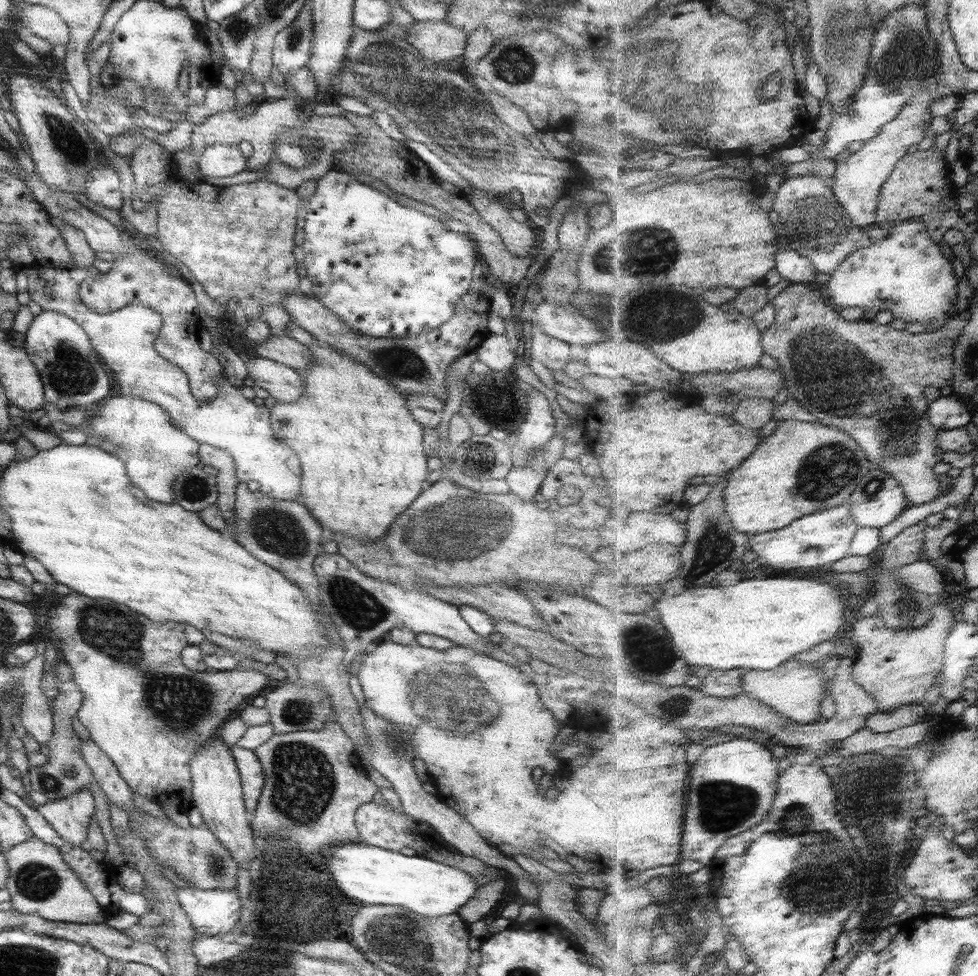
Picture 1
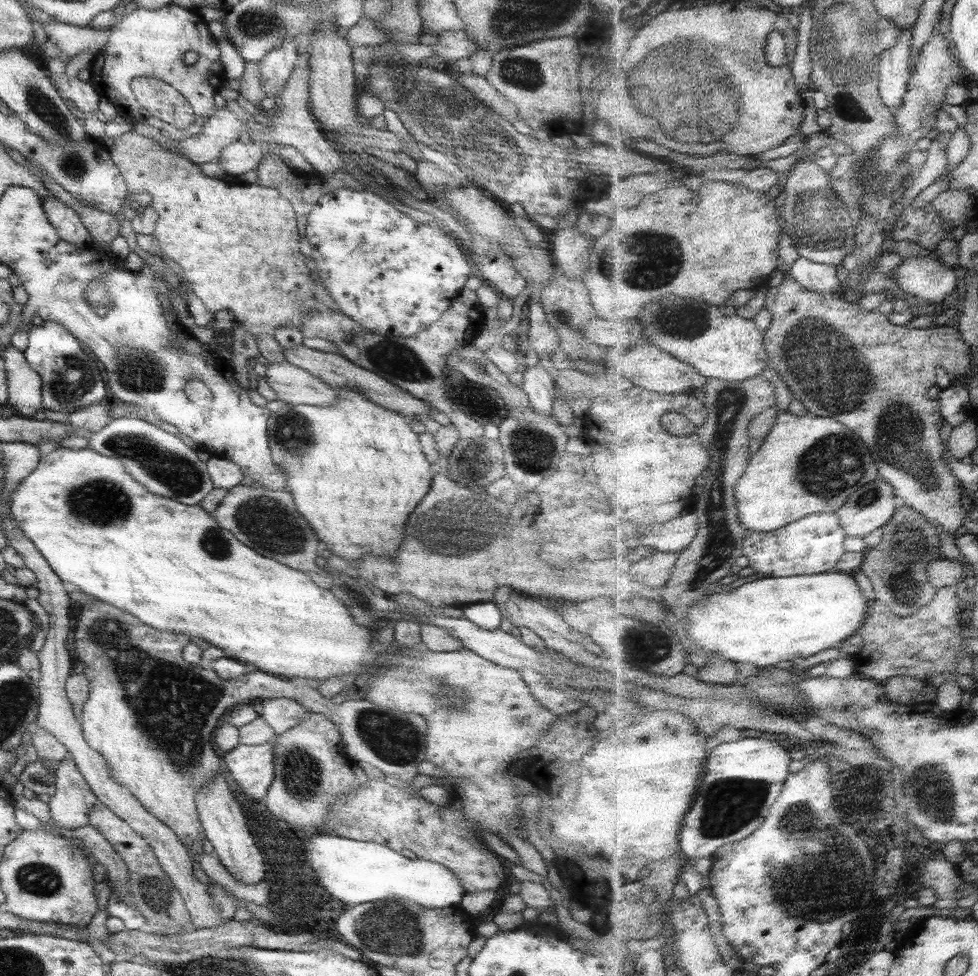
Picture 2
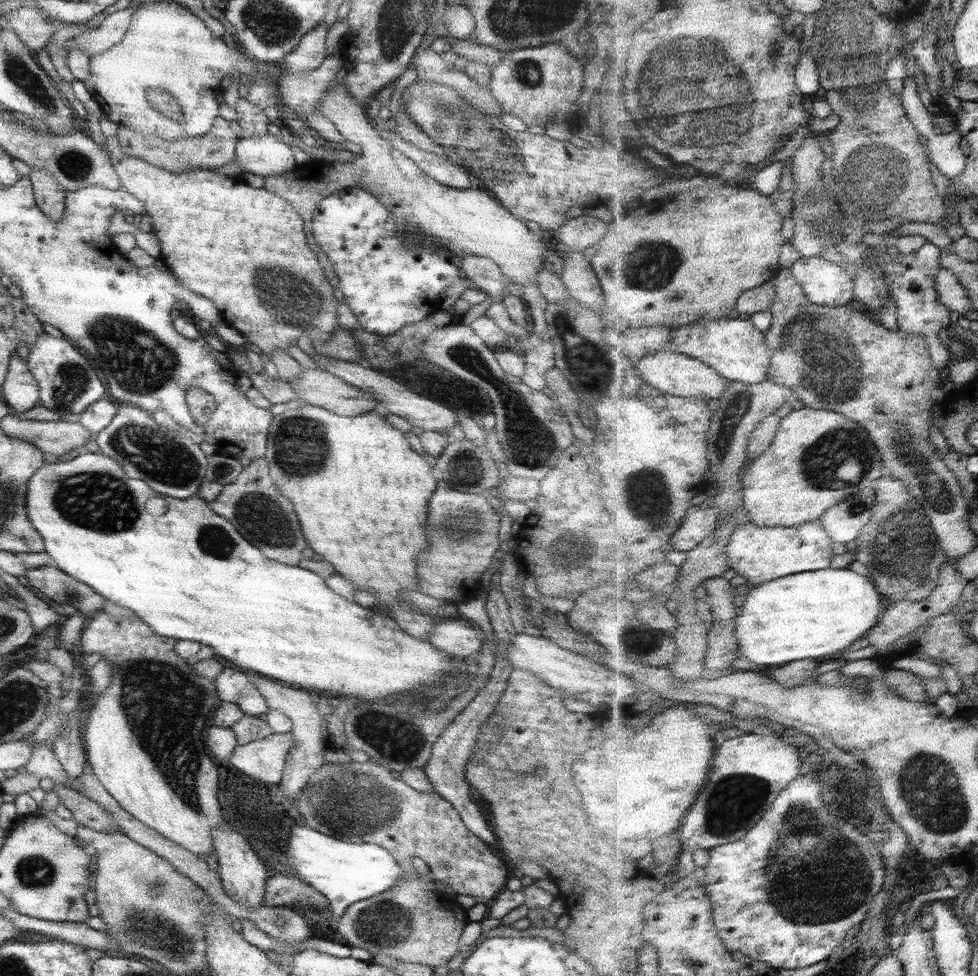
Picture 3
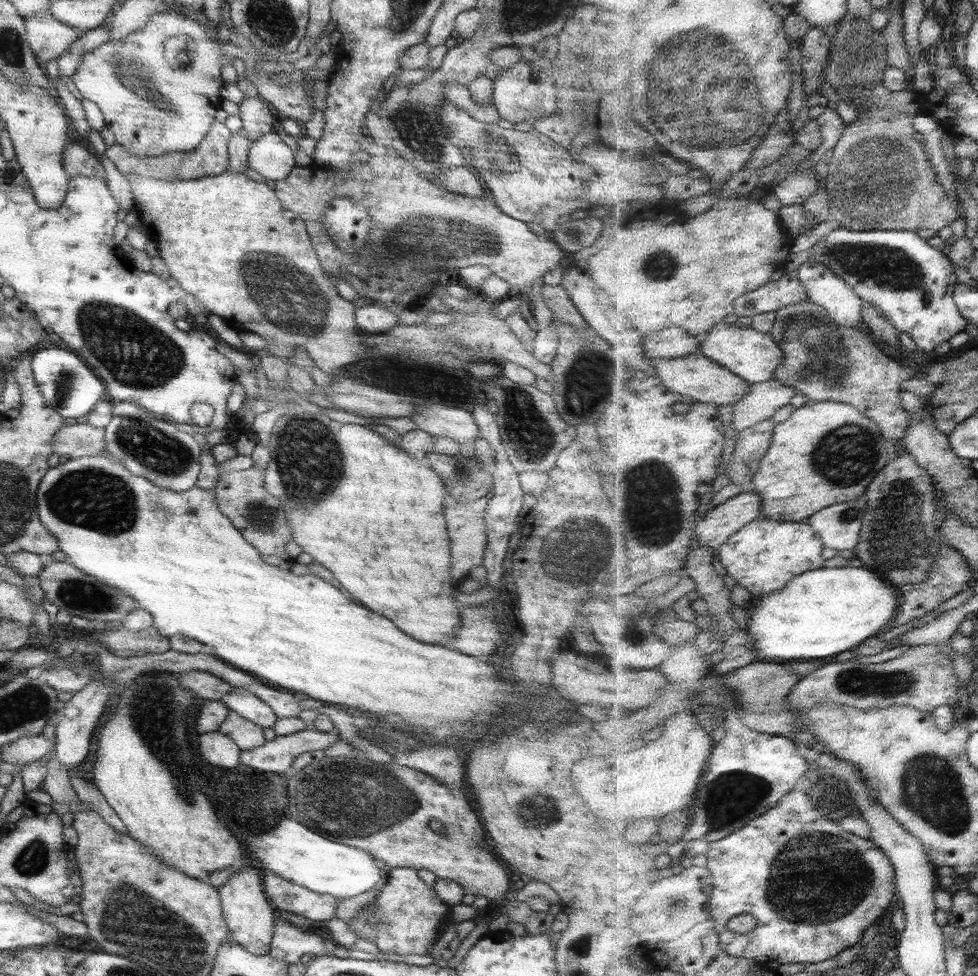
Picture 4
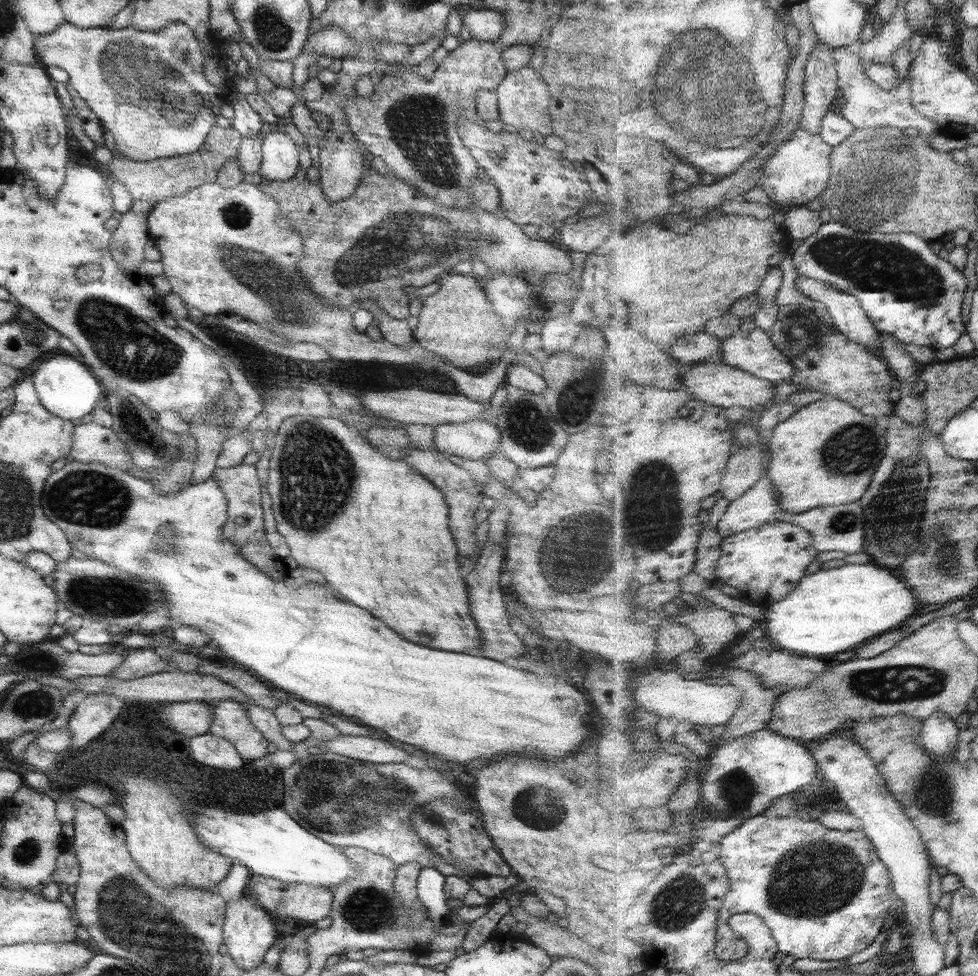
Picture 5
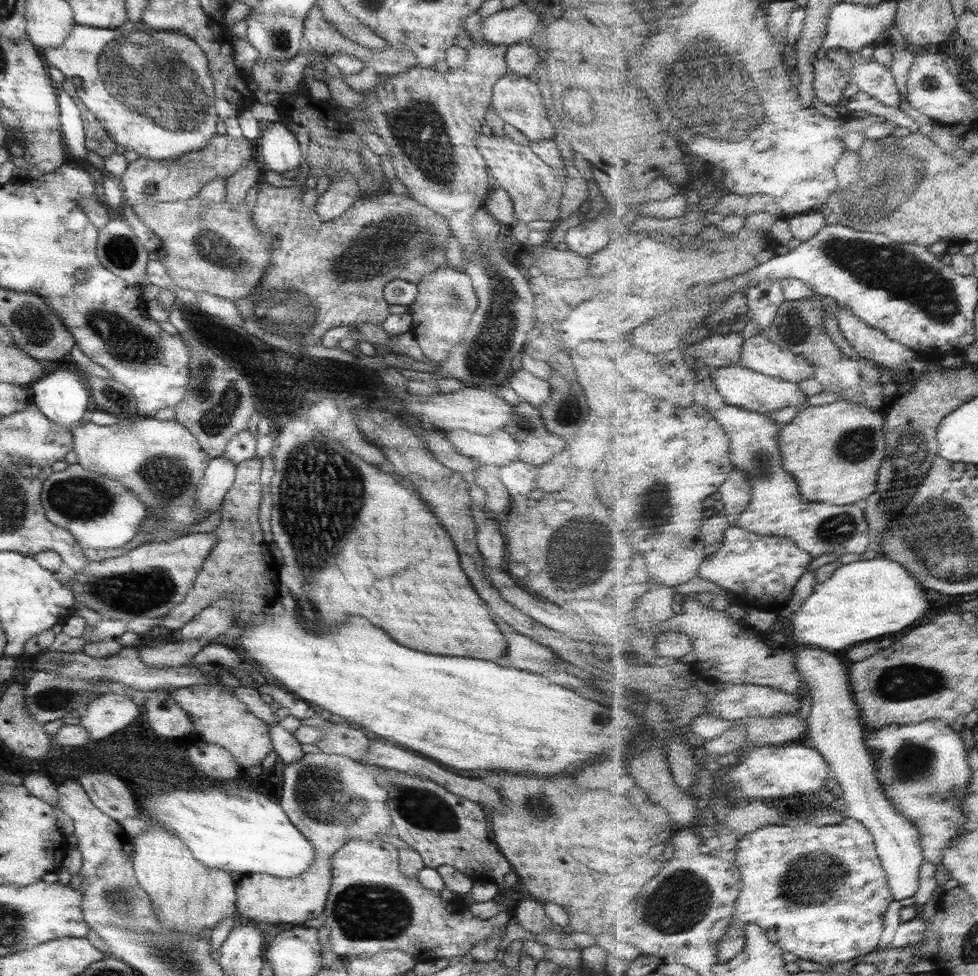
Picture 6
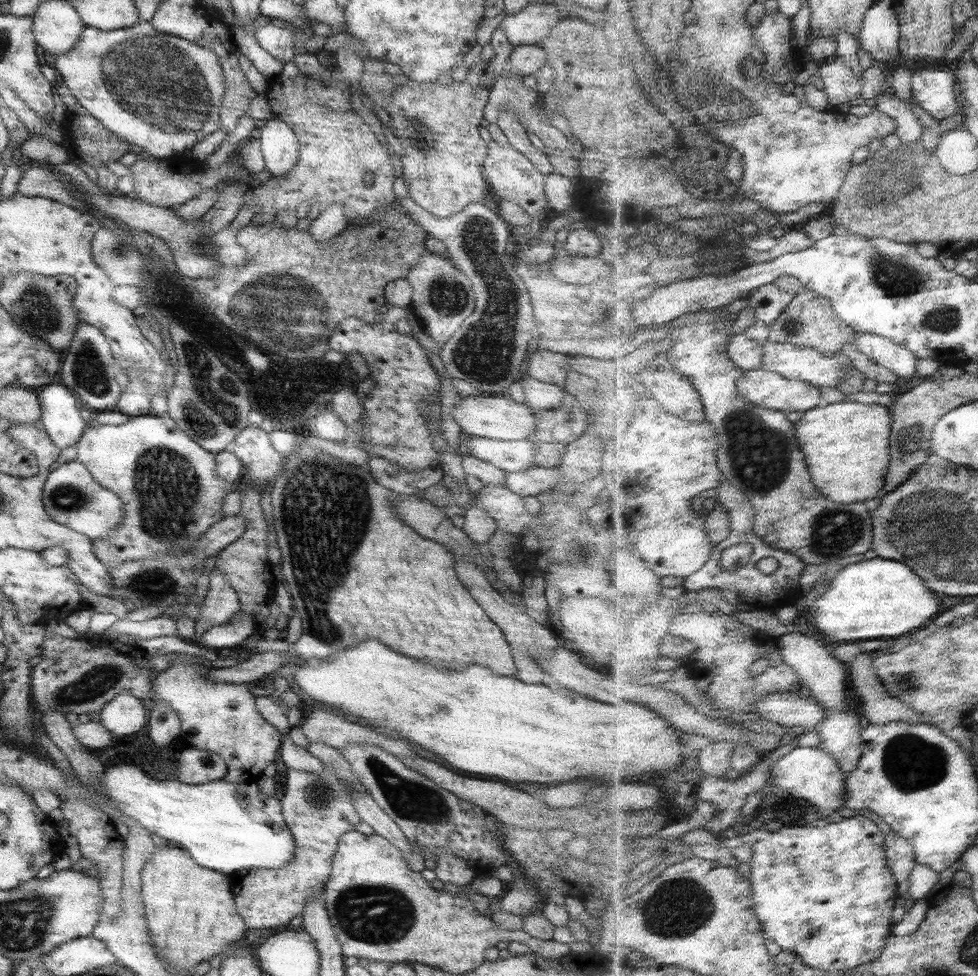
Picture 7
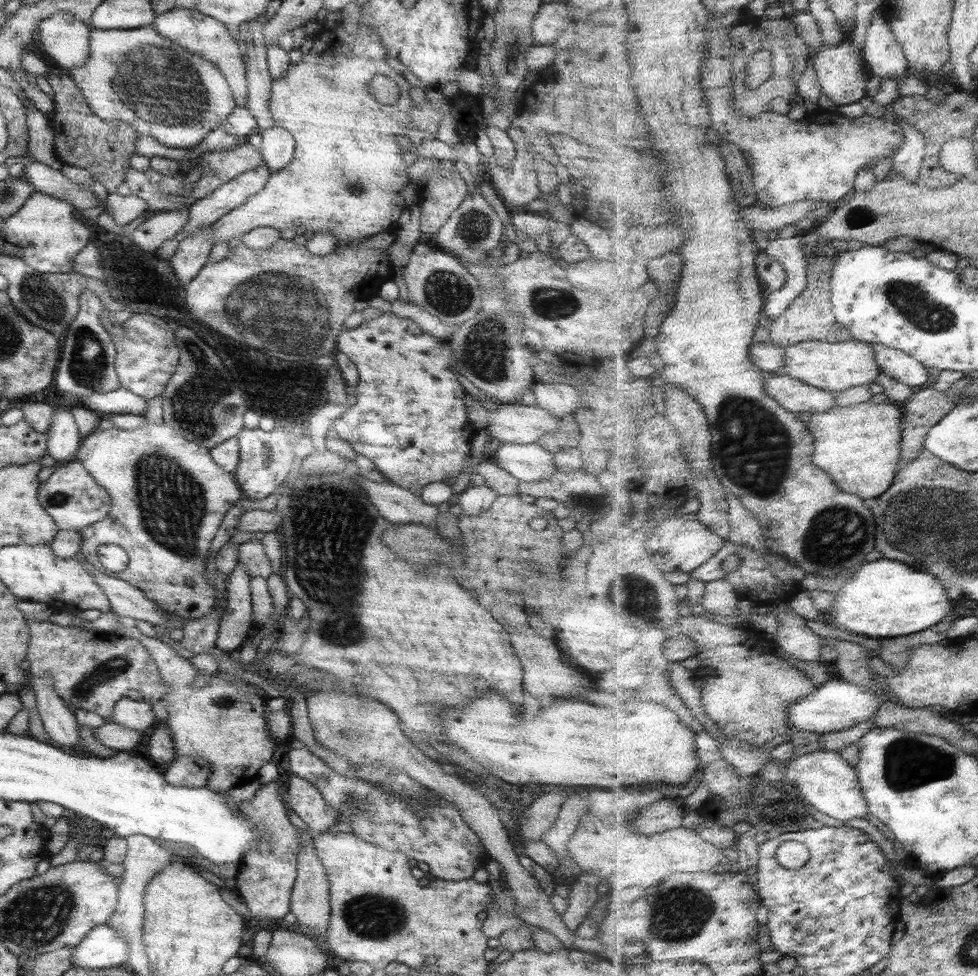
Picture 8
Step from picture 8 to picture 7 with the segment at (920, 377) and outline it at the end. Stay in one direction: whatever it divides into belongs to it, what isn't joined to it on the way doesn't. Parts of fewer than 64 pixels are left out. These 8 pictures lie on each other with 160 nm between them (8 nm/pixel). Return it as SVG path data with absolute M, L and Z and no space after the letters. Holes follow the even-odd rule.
M857 332L855 344L873 362L887 367L903 378L911 378L919 374L917 355L888 338L883 338L878 334Z

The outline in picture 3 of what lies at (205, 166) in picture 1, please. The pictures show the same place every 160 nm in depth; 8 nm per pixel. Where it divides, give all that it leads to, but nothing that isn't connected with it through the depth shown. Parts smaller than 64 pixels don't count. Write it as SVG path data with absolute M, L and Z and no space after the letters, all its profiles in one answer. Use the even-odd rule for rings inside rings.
M273 130L259 137L238 139L234 146L234 162L237 162L243 171L263 177L277 176L296 166L290 146L281 141Z

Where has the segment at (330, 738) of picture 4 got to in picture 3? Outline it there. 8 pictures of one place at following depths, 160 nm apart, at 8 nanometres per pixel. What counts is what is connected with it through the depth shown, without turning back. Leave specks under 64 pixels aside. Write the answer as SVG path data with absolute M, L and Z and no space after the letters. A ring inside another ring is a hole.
M291 733L269 734L265 738L236 745L228 758L235 770L261 782L278 783L282 757L292 748Z

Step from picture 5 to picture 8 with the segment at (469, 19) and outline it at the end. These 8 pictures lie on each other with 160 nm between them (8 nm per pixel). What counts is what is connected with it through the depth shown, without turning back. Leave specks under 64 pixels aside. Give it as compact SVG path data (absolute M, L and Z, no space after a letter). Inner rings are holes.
M565 2L542 4L529 25L529 34L534 45L551 45L567 26L573 24L575 16Z

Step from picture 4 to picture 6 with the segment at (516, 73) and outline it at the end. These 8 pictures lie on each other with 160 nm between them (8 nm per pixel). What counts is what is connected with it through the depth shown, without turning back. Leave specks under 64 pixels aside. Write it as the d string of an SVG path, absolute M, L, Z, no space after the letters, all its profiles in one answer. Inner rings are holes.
M505 73L495 81L490 98L490 106L493 113L505 124L510 124L529 141L549 140L554 136L552 125L545 116L543 93L533 77L521 77L513 73Z

